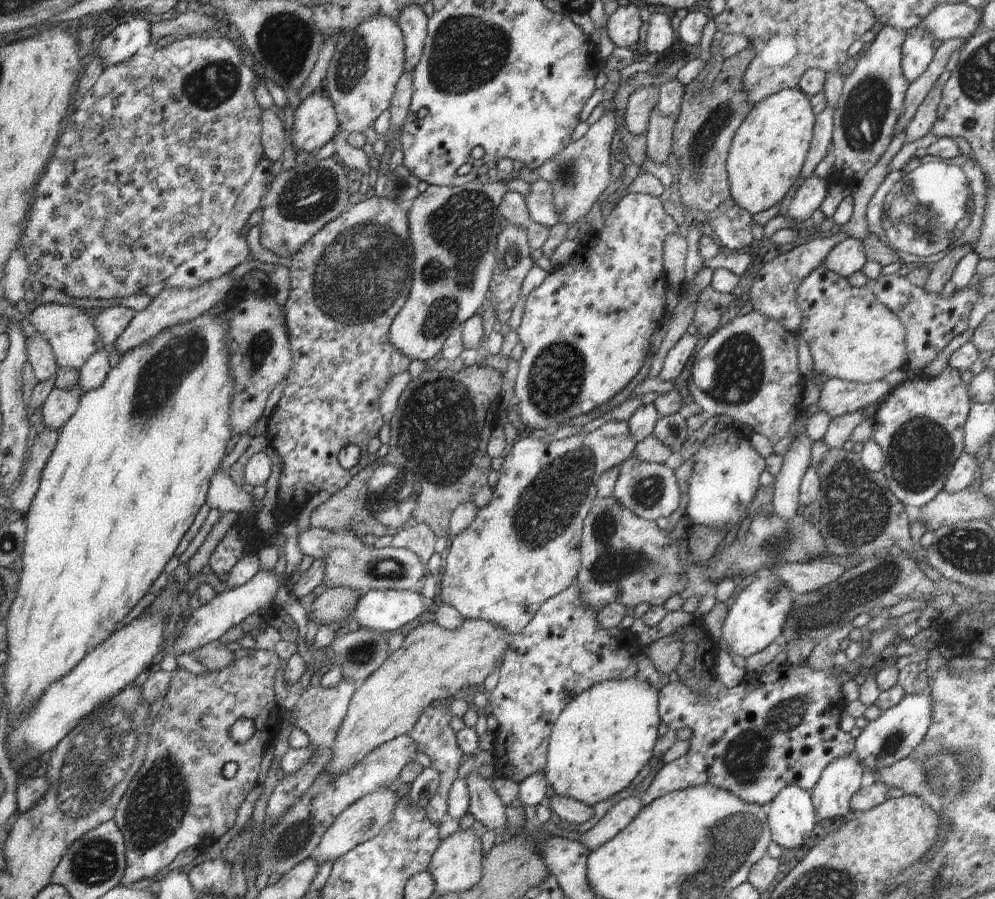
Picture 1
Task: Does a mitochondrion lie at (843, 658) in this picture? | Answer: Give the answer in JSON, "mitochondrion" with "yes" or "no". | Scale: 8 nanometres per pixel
{"mitochondrion":"no"}

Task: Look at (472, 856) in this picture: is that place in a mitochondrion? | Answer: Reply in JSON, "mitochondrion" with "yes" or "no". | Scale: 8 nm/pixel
{"mitochondrion":"no"}

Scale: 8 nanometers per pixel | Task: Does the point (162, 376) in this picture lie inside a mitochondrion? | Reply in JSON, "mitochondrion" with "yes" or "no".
{"mitochondrion":"yes"}

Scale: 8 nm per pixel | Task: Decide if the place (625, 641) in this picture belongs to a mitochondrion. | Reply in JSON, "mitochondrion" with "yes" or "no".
{"mitochondrion":"no"}

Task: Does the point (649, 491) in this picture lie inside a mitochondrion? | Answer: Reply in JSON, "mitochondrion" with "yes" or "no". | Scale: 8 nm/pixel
{"mitochondrion":"yes"}

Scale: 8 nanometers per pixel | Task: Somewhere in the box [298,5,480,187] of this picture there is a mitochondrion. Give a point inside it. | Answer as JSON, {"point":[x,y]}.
{"point":[351,70]}

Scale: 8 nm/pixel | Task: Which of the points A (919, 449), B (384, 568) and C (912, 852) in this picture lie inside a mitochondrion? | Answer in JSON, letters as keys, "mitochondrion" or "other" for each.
{"A":"mitochondrion","B":"mitochondrion","C":"other"}

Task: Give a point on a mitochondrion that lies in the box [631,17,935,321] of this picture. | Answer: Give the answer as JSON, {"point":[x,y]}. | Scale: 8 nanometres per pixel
{"point":[866,108]}

